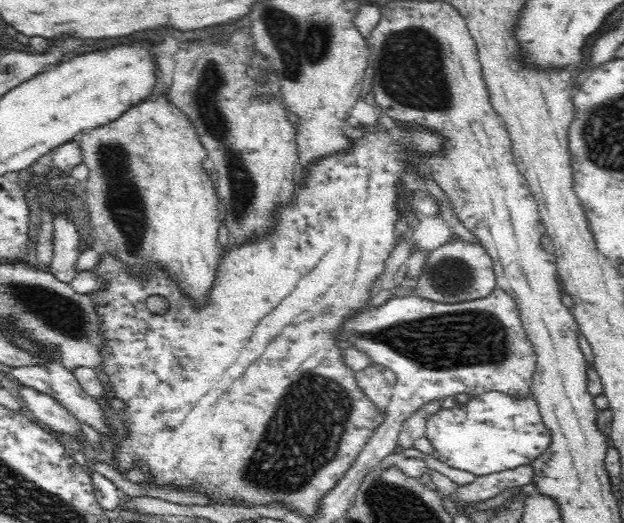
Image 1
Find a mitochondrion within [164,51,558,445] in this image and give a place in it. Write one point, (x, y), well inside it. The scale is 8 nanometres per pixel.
(450, 341)

